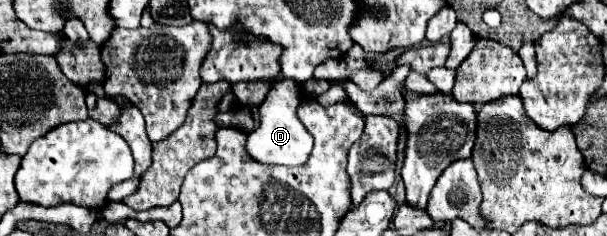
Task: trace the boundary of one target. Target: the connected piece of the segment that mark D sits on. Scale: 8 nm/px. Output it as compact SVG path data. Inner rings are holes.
M281 80L271 88L267 98L259 104L261 126L247 136L245 148L253 160L257 160L259 164L283 164L283 166L301 166L307 162L313 148L313 136L297 118L297 106L299 106L299 84L295 80Z

